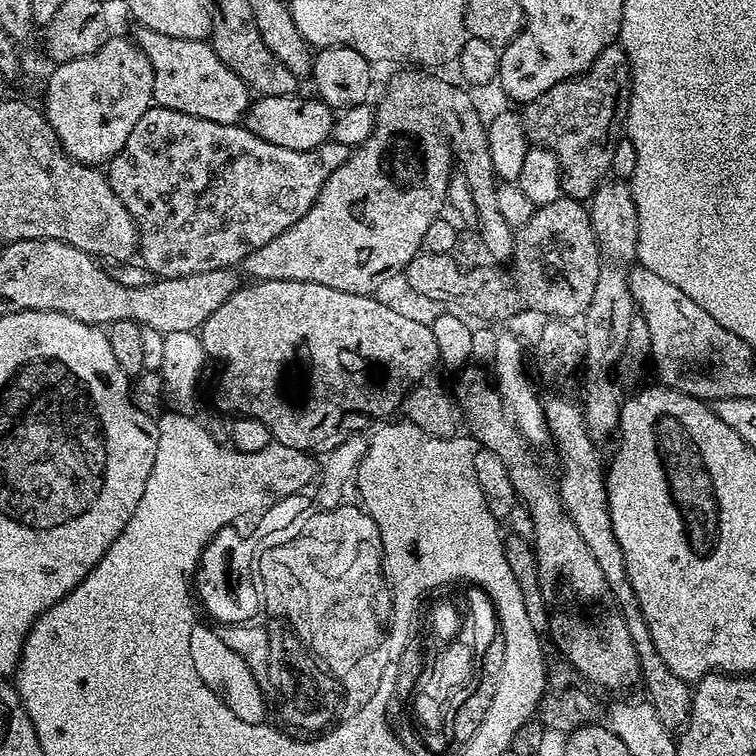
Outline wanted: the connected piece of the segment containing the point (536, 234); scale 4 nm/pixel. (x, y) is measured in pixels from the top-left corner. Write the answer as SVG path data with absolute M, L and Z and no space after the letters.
M561 195L560 199L555 200L554 202L539 205L539 207L535 209L532 217L530 217L530 219L520 228L515 229L514 235L516 241L514 242L514 250L512 251L512 259L510 261L512 272L507 272L507 270L504 269L507 267L497 266L492 262L480 264L477 268L460 269L460 264L455 260L457 258L455 255L430 254L429 252L421 250L421 252L415 256L406 267L404 267L402 275L406 282L410 284L411 290L414 290L415 293L422 294L423 297L430 298L441 306L447 306L449 309L455 310L465 317L473 318L472 316L477 316L477 318L480 319L477 321L480 322L496 322L492 320L504 320L507 316L514 315L519 308L529 308L532 312L541 312L541 317L544 318L576 318L583 314L590 306L590 298L594 298L594 286L598 286L598 274L602 267L602 253L599 244L596 243L596 235L592 229L592 218L589 209L585 207L581 201L572 200L566 195Z

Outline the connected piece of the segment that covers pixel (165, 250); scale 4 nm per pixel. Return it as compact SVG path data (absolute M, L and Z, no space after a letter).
M153 106L146 110L146 114L142 114L142 118L138 118L138 126L134 126L134 130L130 130L130 138L126 138L126 146L122 146L115 158L108 161L106 175L114 194L118 194L119 201L122 206L126 206L130 218L136 224L138 256L144 267L156 278L182 278L186 274L202 274L206 270L239 265L251 252L258 250L258 246L266 246L266 242L278 238L278 234L294 226L294 222L298 222L298 218L302 218L302 214L310 210L326 178L330 178L330 174L334 174L334 170L338 170L342 162L346 162L349 151L348 146L335 142L322 144L314 150L286 150L286 146L274 146L274 142L258 138L240 124L219 124L203 120L194 114L182 114L178 110Z

